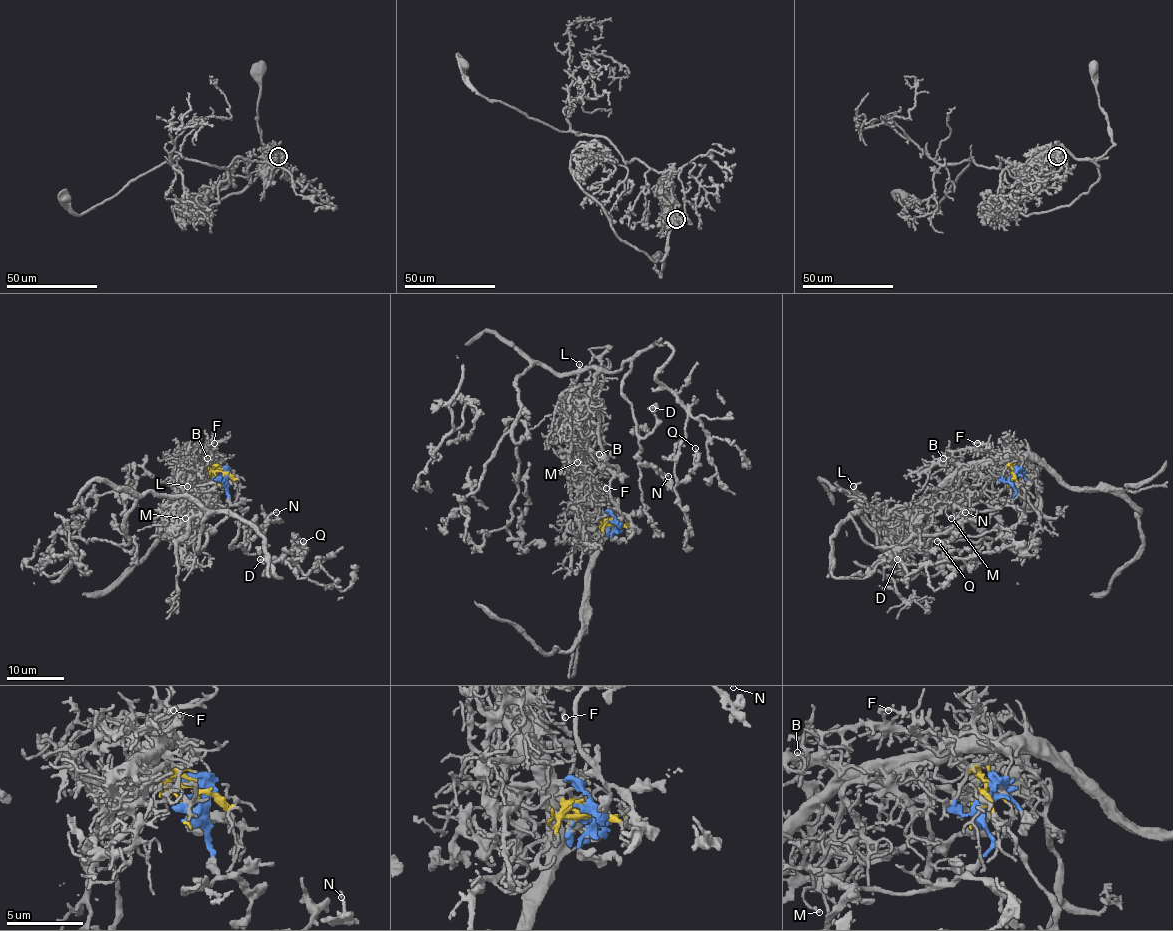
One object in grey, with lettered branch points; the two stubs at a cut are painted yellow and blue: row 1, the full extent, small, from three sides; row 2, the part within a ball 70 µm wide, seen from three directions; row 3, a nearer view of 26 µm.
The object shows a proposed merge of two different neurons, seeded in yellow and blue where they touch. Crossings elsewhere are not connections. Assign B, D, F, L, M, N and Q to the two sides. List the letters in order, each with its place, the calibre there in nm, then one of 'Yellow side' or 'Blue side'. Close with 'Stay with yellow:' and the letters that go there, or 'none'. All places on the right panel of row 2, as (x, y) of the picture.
B: Place: (943, 458). Thickness 180 nm. Yellow side
D: Place: (897, 559). Thickness 280 nm. Blue side
F: Place: (977, 443). Thickness 180 nm. Yellow side
L: Place: (853, 486). Thickness 150 nm. Yellow side
M: Place: (951, 518). Thickness 150 nm. Yellow side
N: Place: (965, 512). Thickness 180 nm. Blue side
Q: Place: (937, 541). Thickness 190 nm. Blue side
Stay with yellow: B, F, L, M

